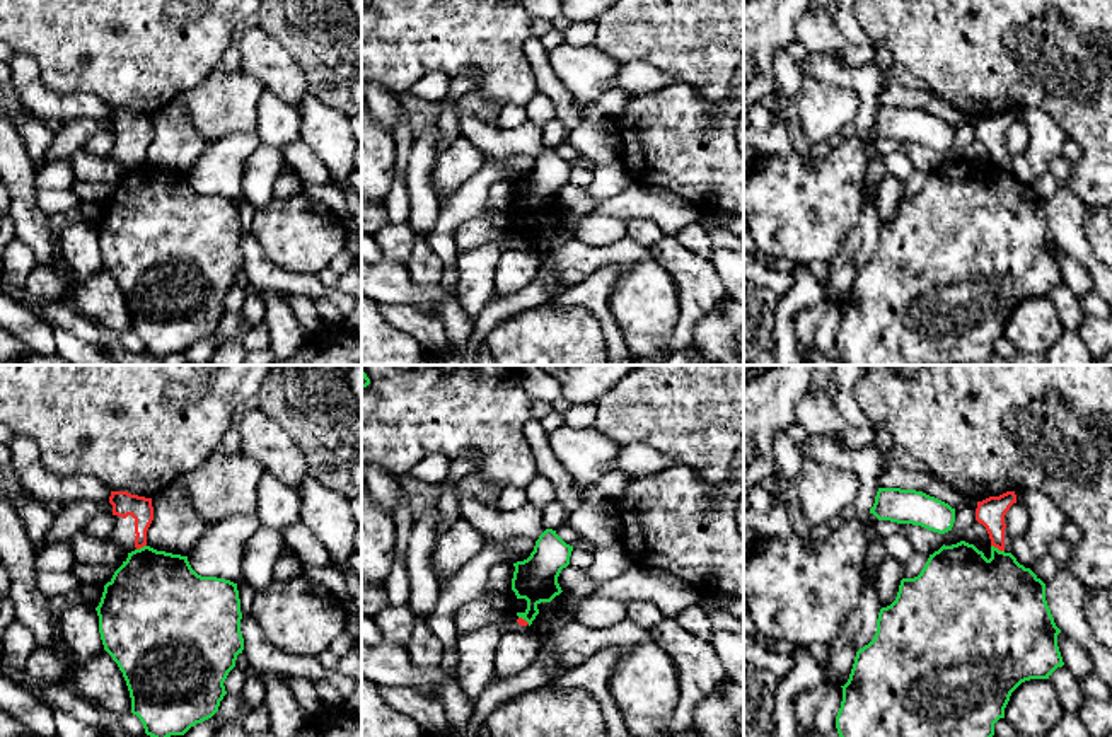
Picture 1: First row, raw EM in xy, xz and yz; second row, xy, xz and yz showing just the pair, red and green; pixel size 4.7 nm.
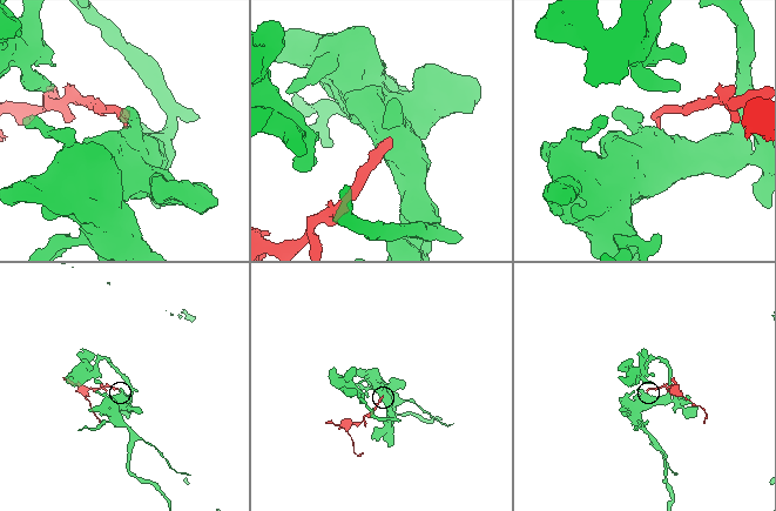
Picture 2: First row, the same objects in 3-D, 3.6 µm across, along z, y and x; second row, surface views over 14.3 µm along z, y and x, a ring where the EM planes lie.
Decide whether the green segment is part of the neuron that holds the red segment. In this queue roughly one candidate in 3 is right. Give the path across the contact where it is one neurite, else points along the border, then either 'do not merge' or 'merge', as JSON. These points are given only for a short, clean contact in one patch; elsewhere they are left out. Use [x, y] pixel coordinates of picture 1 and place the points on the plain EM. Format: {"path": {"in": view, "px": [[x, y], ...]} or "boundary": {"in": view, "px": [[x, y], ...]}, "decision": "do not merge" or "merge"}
{"boundary": {"in": "yz", "px": [[991, 162], [1003, 169]]}, "decision": "do not merge"}

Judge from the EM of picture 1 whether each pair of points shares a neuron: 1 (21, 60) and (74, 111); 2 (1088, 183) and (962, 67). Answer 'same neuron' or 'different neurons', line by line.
1: same neuron
2: same neuron

